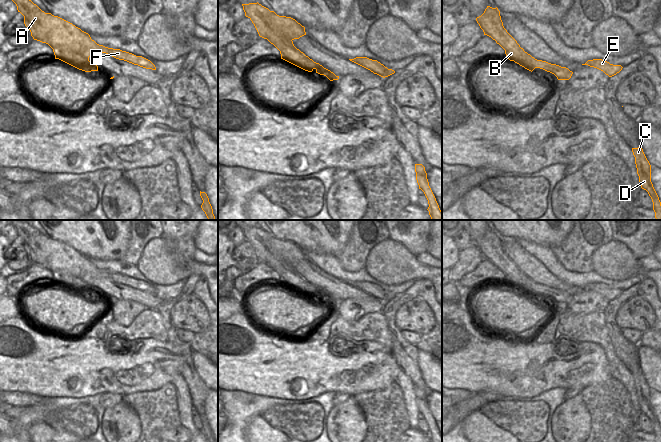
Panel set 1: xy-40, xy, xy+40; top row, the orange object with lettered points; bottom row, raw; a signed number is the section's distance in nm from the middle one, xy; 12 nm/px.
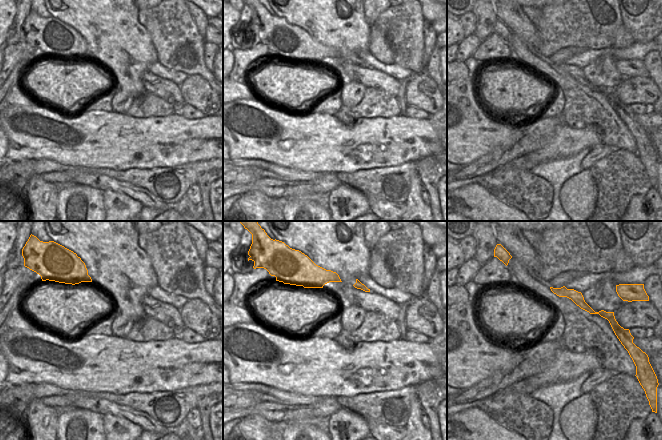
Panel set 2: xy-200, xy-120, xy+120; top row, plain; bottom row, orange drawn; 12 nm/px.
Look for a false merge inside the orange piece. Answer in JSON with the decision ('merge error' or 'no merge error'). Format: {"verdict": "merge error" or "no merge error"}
{"verdict": "merge error"}

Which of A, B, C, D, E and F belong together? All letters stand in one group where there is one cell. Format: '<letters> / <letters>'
A B E F / C D

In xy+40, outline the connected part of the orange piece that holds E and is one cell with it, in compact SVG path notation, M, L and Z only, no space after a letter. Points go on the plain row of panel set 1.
M602 283L588 284L585 288L582 288L582 289L588 289L590 291L597 292L603 295L609 301L616 299L623 292L621 289L613 289Z

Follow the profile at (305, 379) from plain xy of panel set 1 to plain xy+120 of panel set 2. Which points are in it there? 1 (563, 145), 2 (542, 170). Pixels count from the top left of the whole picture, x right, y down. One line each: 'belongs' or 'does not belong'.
1: belongs
2: does not belong

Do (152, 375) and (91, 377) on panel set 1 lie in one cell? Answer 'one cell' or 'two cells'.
one cell

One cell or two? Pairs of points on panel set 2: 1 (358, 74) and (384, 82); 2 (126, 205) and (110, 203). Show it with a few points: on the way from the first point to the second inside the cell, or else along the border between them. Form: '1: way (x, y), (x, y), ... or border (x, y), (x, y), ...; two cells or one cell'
1: way (364, 75), (378, 80); one cell
2: way (122, 205), (114, 203); one cell

